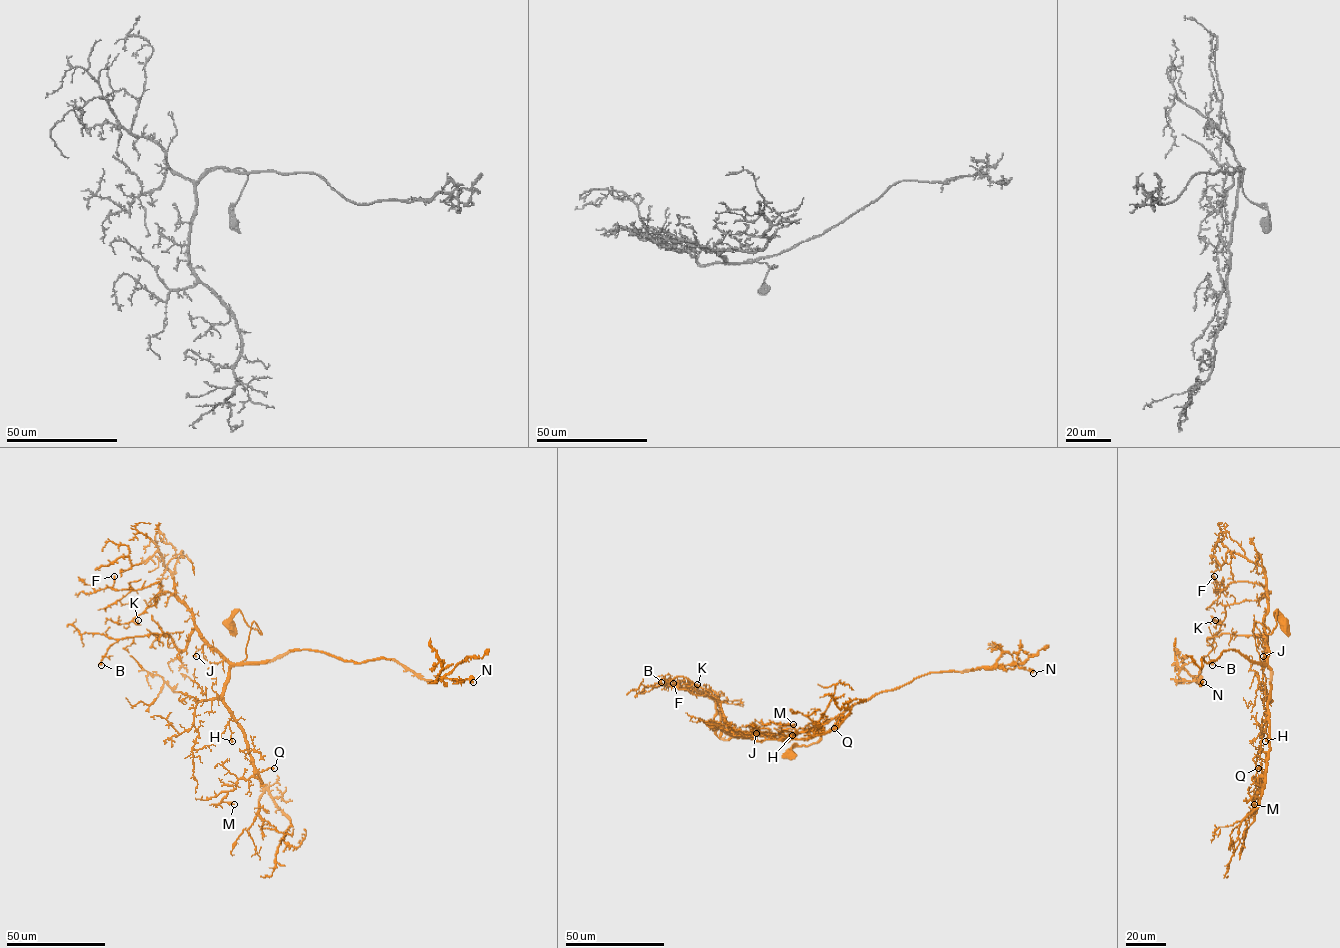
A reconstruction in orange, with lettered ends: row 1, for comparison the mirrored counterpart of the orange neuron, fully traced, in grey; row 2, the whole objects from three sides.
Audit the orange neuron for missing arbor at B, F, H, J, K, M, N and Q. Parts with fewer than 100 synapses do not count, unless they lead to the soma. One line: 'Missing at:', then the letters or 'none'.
Missing at: none

